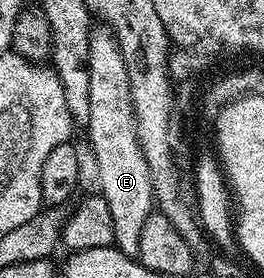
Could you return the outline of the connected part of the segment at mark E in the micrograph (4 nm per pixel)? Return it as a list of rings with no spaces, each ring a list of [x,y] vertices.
[[[103,24],[93,25],[90,32],[88,67],[90,68],[90,116],[86,129],[88,129],[88,146],[92,149],[93,156],[96,157],[96,178],[100,181],[98,192],[110,208],[116,249],[122,251],[126,256],[136,258],[138,240],[142,228],[146,225],[146,216],[150,216],[154,212],[152,181],[150,180],[150,168],[146,164],[146,156],[142,156],[142,148],[138,144],[134,108],[130,100],[130,76],[126,76],[126,60],[122,60],[118,40],[112,35],[110,27]]]

